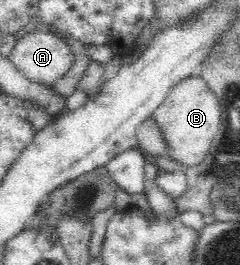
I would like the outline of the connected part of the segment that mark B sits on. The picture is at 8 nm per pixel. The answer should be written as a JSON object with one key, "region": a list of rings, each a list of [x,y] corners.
{"region":[[[197,73],[178,81],[167,94],[163,103],[151,117],[161,128],[166,141],[168,156],[181,165],[181,169],[198,165],[205,159],[212,139],[221,127],[222,111],[217,96]]]}

